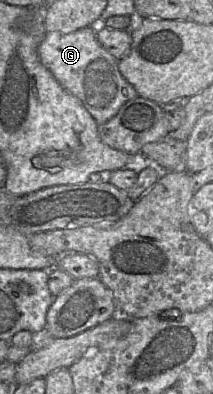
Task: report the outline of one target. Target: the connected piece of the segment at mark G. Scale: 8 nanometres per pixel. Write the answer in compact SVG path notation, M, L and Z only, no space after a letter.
M86 27L68 34L47 32L37 51L41 63L61 86L78 98L97 124L102 125L114 117L125 103L136 98L138 93L120 73L119 61L98 42L96 27Z

